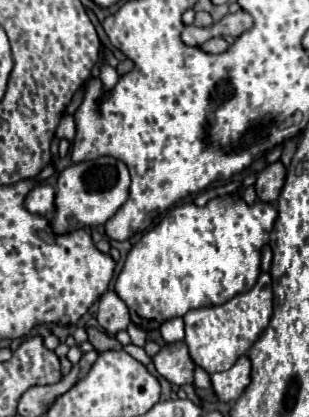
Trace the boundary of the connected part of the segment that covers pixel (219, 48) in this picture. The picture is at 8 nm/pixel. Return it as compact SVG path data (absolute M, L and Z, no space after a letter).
M212 37L204 45L200 45L200 49L206 51L206 53L222 53L222 51L228 49L228 43L222 37Z

